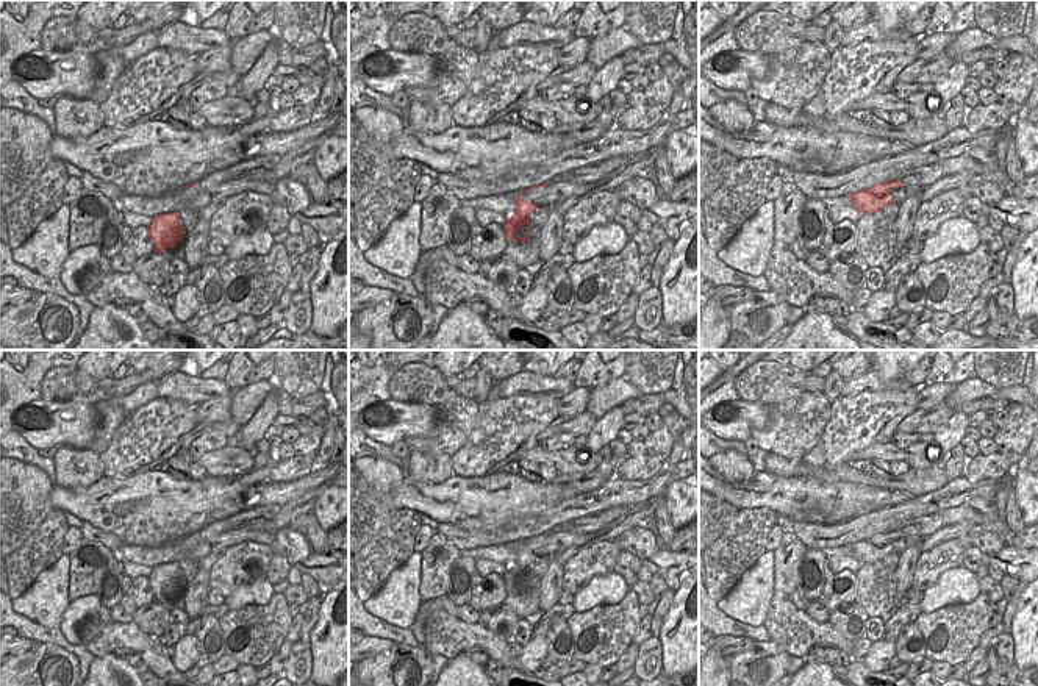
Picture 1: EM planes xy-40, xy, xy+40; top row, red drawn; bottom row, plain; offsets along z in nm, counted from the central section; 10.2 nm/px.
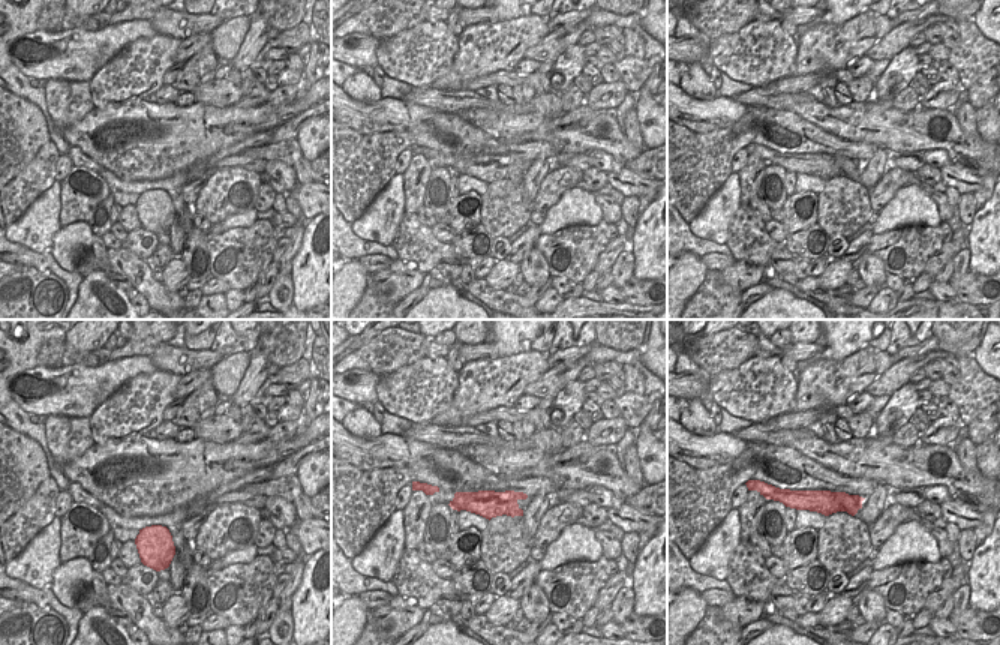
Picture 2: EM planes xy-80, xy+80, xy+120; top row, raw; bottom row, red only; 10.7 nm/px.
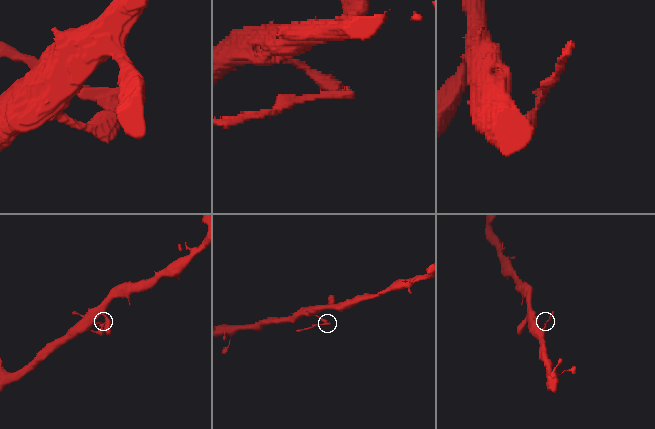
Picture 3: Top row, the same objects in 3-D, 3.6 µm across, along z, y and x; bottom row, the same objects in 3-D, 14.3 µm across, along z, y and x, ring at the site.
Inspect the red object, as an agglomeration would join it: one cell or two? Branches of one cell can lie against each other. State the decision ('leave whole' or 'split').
split

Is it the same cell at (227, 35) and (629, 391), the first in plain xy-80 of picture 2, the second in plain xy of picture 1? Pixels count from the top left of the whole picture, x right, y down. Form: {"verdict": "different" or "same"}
{"verdict": "same"}

